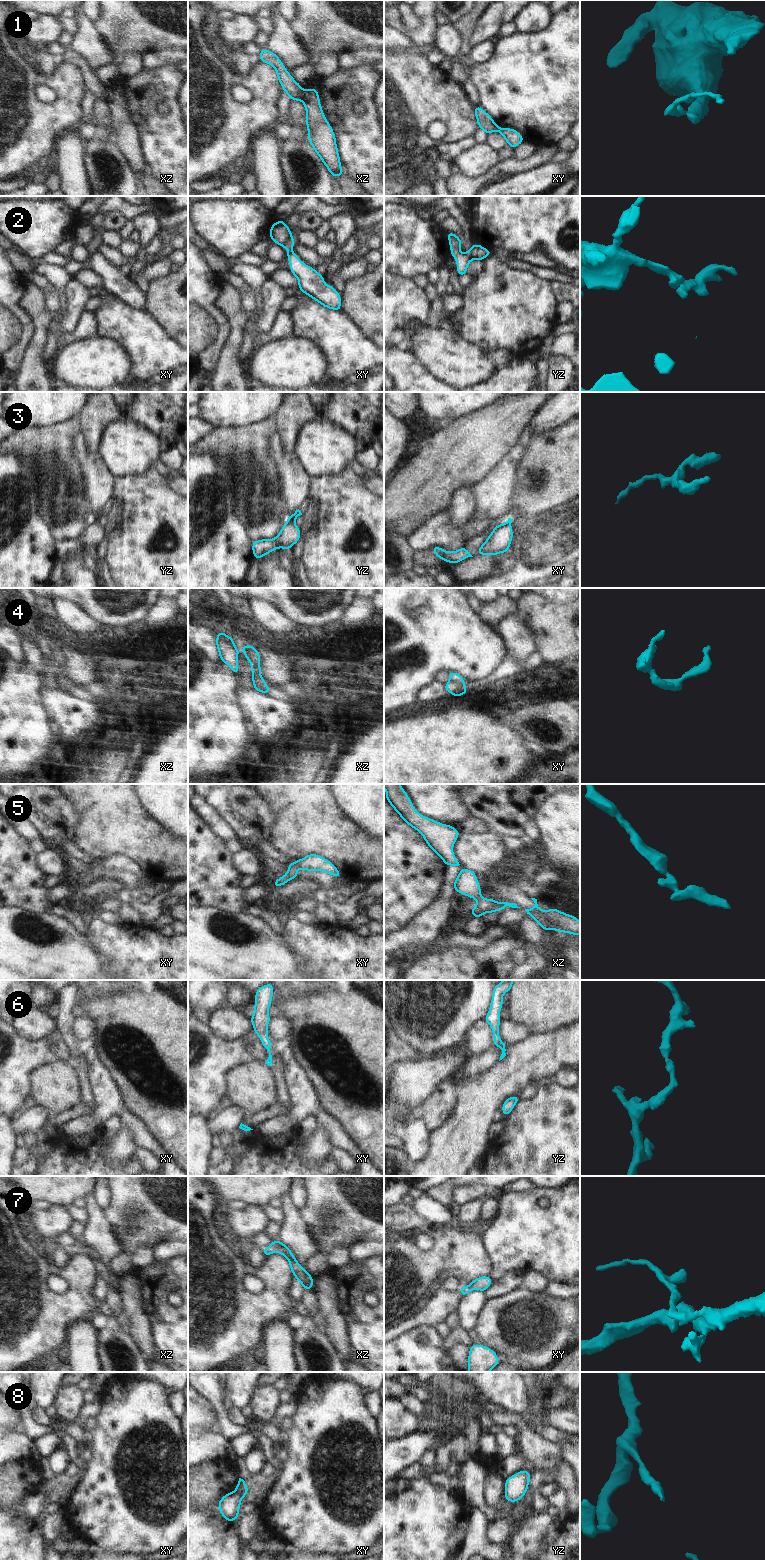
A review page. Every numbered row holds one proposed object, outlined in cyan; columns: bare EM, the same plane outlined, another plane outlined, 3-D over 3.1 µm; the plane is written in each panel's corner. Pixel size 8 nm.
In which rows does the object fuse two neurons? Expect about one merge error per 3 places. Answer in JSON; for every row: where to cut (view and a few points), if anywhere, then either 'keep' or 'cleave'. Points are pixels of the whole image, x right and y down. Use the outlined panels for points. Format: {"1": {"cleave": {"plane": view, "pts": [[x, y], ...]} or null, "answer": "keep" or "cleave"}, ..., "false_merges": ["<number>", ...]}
{"1": {"cleave": {"plane": "xz", "pts": [[304, 90], [302, 101]]}, "answer": "cleave"}, "2": {"cleave": null, "answer": "keep"}, "3": {"cleave": null, "answer": "keep"}, "4": {"cleave": {"plane": "xy", "pts": [[462, 679], [460, 681], [449, 681]]}, "answer": "cleave"}, "5": {"cleave": null, "answer": "keep"}, "6": {"cleave": null, "answer": "keep"}, "7": {"cleave": null, "answer": "keep"}, "8": {"cleave": {"plane": "xy", "pts": [[234, 1491], [242, 1498]]}, "answer": "cleave"}, "false_merges": ["1", "4", "8"]}

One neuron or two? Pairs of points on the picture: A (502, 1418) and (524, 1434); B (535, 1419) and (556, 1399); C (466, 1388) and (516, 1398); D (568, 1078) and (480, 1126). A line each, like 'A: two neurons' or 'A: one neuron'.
A: one neuron
B: one neuron
C: two neurons
D: two neurons

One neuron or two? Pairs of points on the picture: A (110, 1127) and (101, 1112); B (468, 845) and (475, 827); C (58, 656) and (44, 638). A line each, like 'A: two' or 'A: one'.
A: two
B: two
C: one

